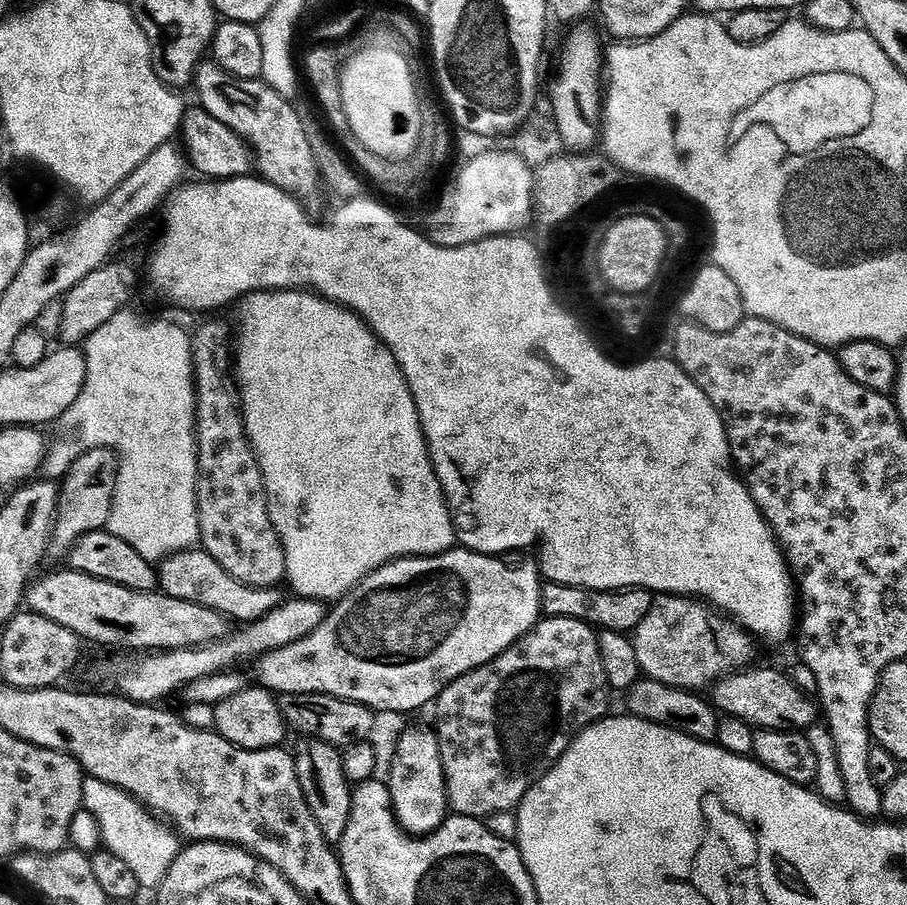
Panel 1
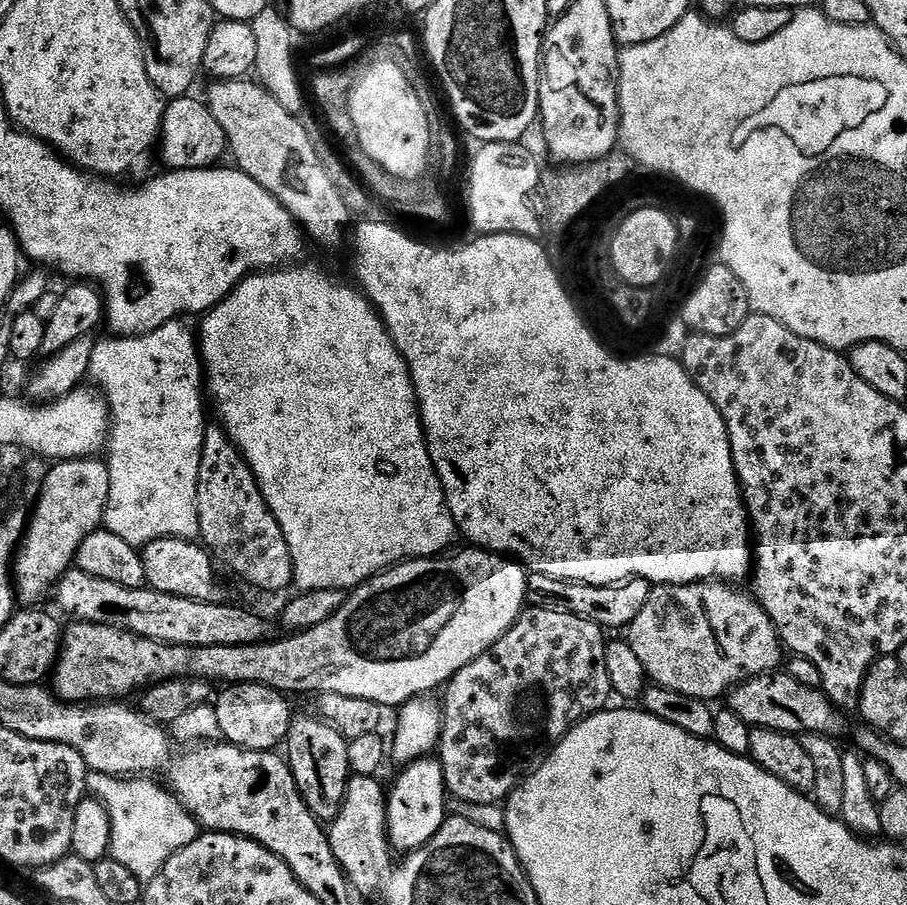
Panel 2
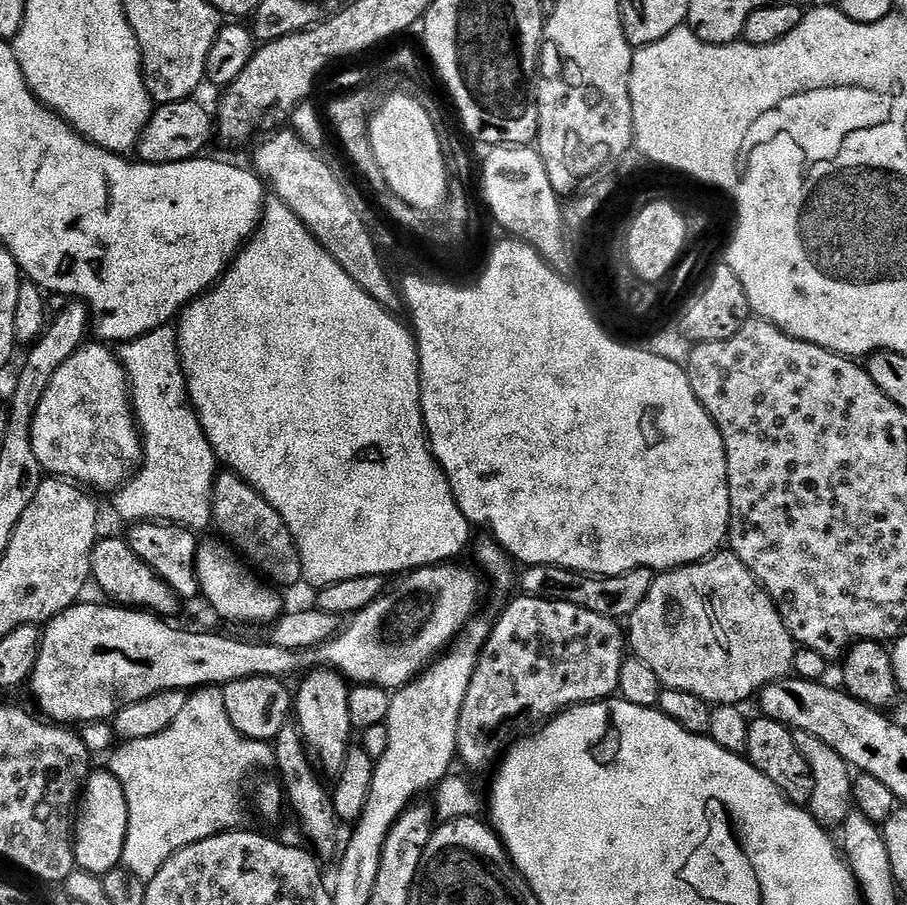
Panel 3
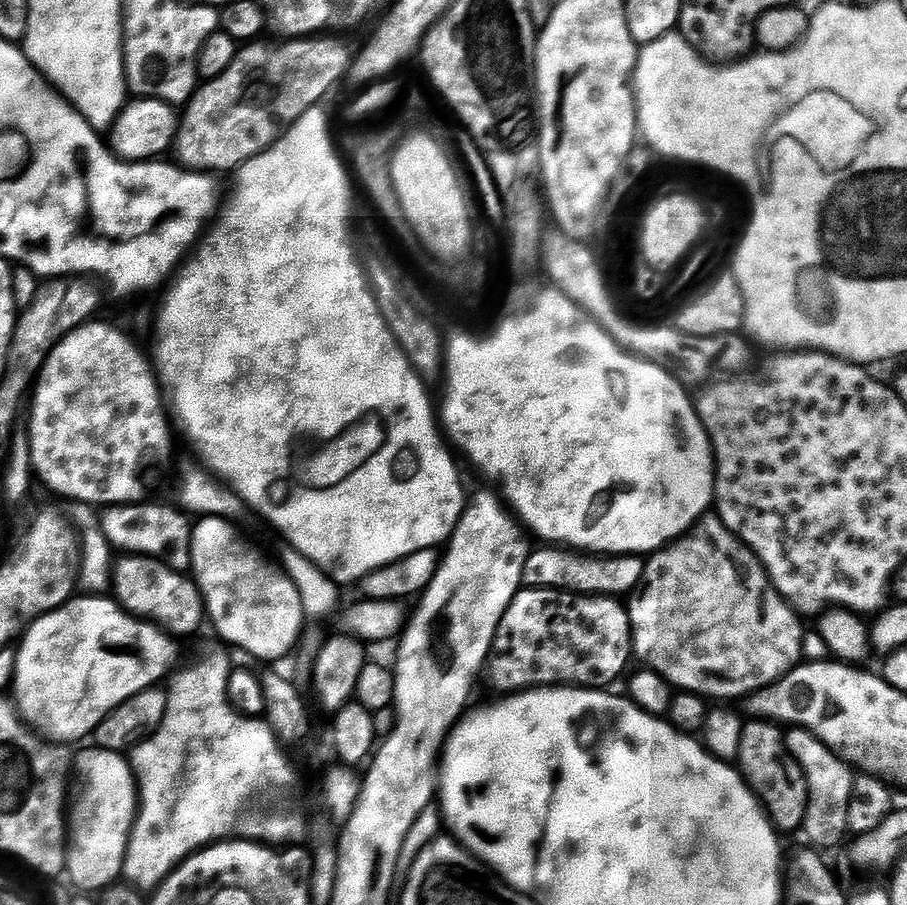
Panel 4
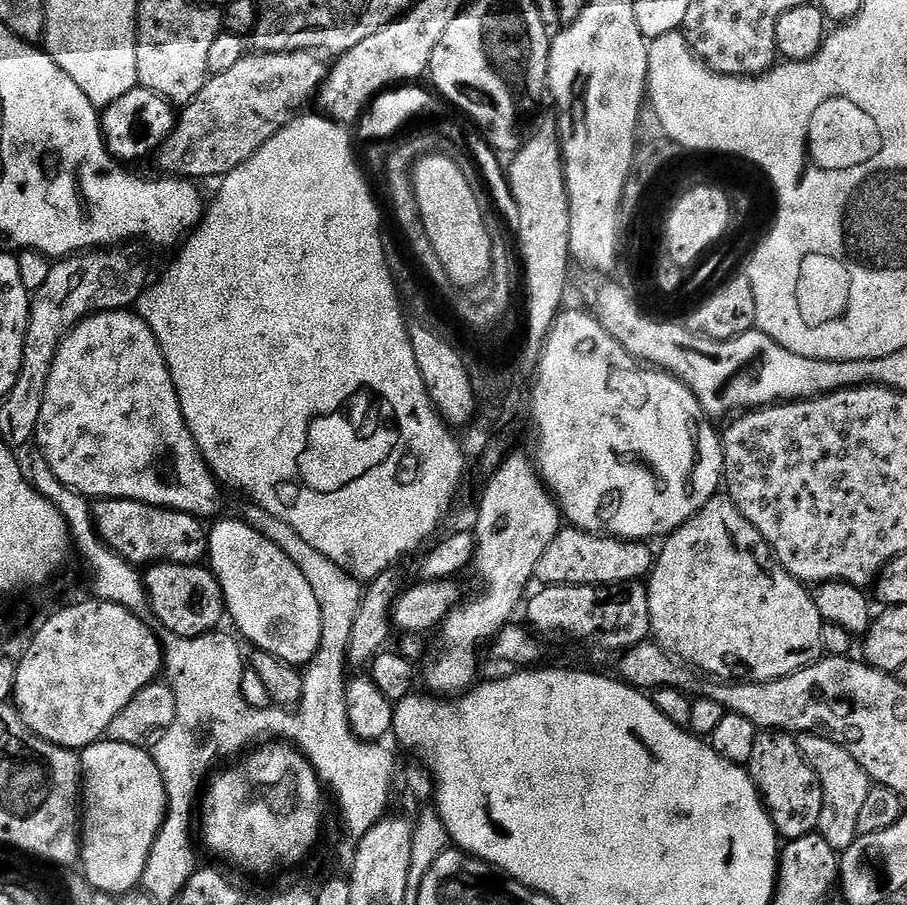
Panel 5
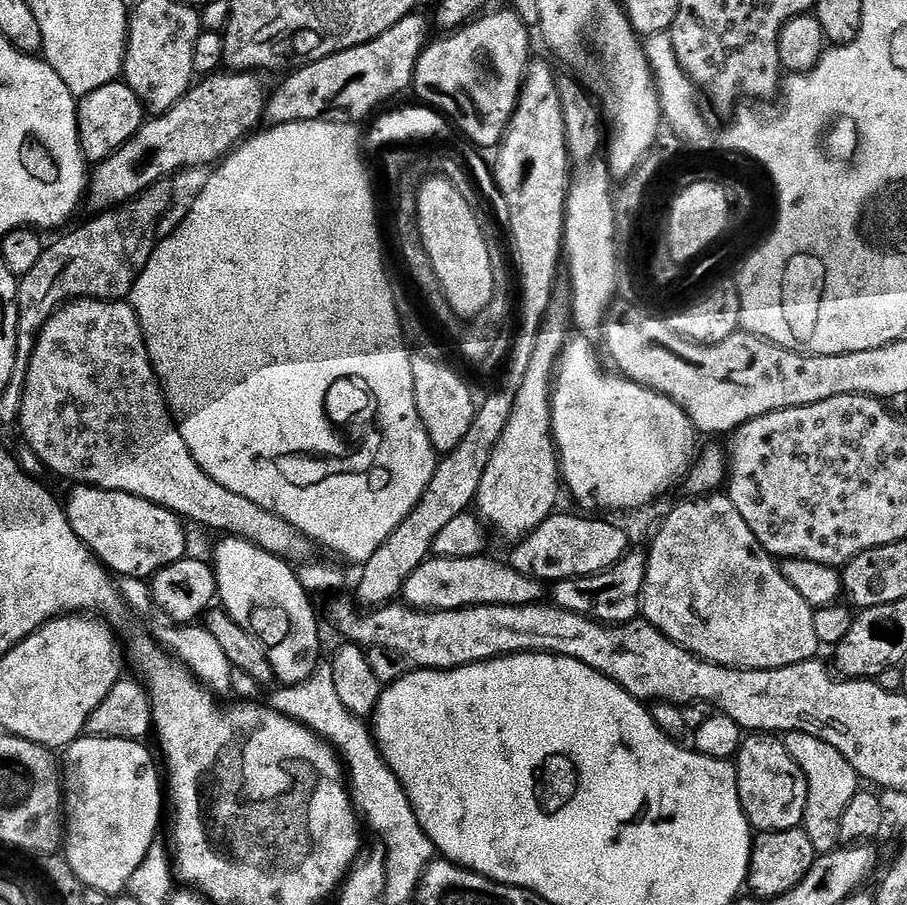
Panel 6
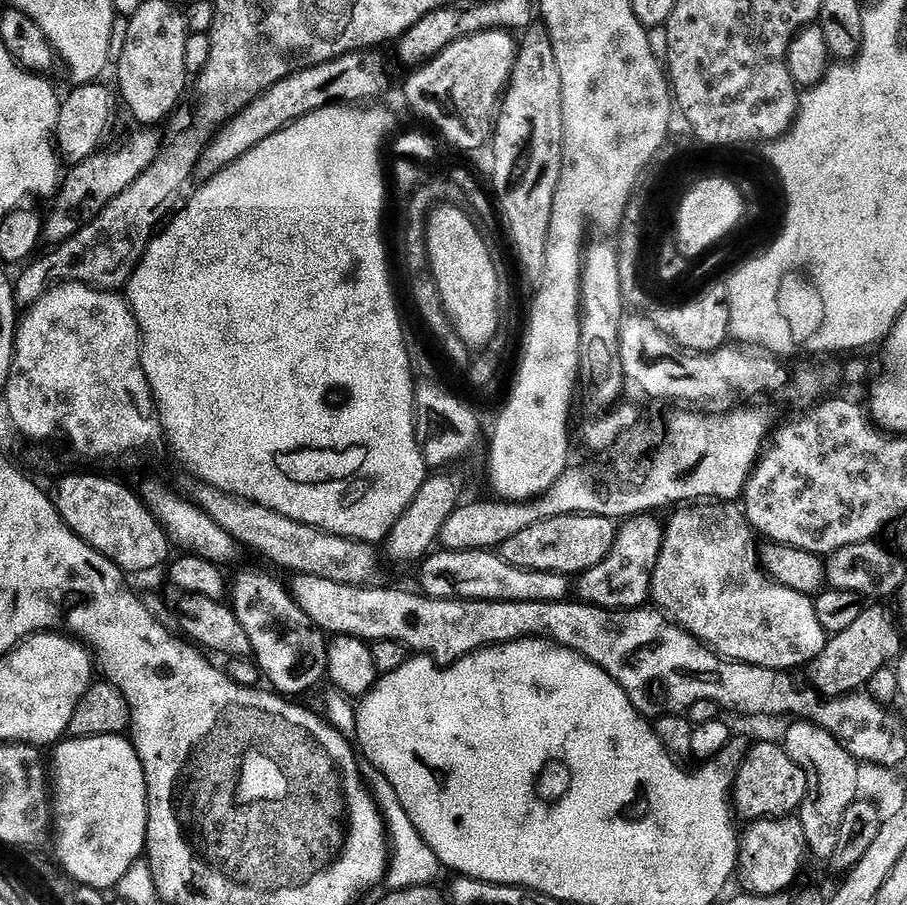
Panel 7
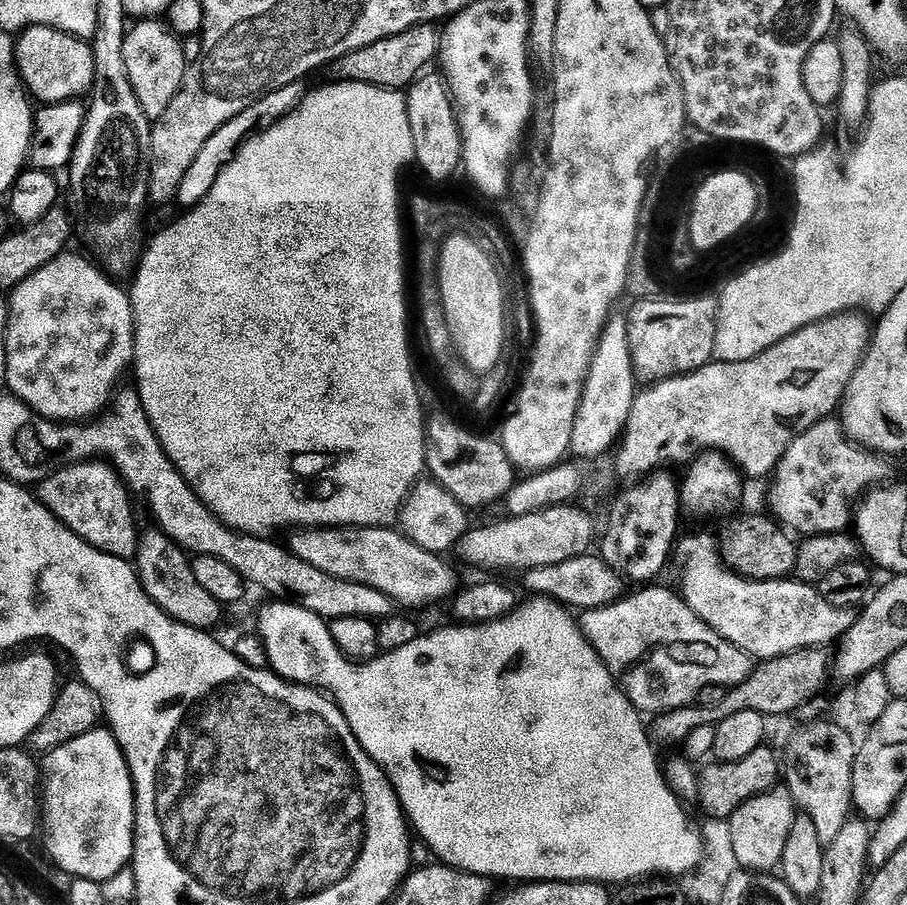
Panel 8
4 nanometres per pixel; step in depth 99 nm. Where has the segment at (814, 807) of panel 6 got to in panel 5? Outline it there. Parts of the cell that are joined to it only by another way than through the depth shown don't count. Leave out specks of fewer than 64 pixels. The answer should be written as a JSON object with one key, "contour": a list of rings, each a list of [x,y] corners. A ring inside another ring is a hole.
{"contour":[[[805,747],[802,752],[804,759],[816,773],[818,788],[822,793],[822,807],[818,812],[818,832],[829,842],[835,841],[835,836],[841,832],[846,838],[845,841],[851,842],[858,835],[856,819],[859,818],[859,812],[869,798],[870,781],[862,766],[858,766],[858,762],[846,749],[836,748],[831,751],[815,752],[814,749]]]}

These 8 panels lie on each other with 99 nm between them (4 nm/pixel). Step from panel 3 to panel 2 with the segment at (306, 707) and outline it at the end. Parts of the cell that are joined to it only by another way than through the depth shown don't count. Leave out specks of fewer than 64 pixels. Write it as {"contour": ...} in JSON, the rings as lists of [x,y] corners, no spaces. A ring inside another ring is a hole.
{"contour":[[[299,713],[293,717],[286,739],[286,759],[294,774],[295,784],[307,802],[307,808],[315,814],[317,820],[331,822],[340,812],[352,775],[348,758],[349,741],[322,718],[315,719]]]}

